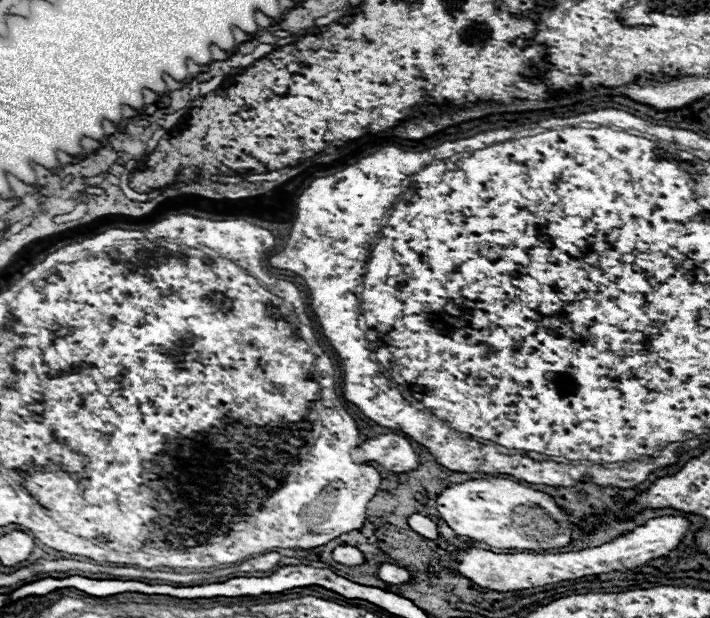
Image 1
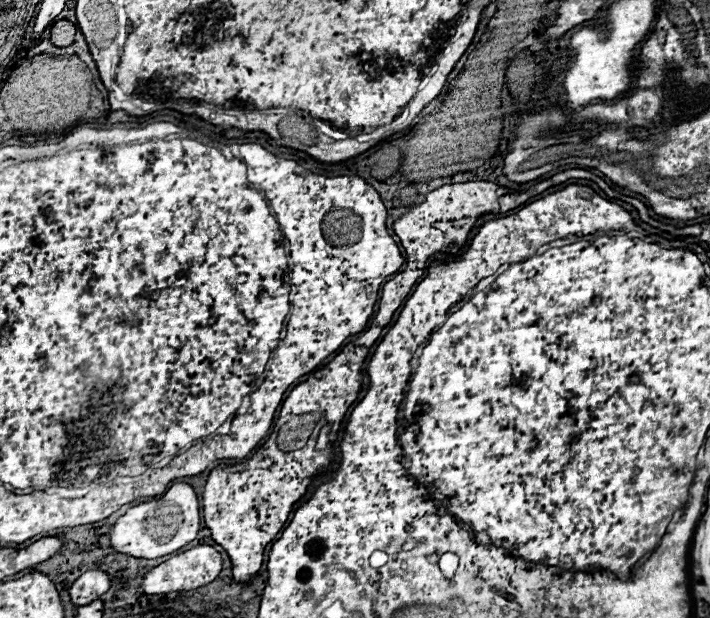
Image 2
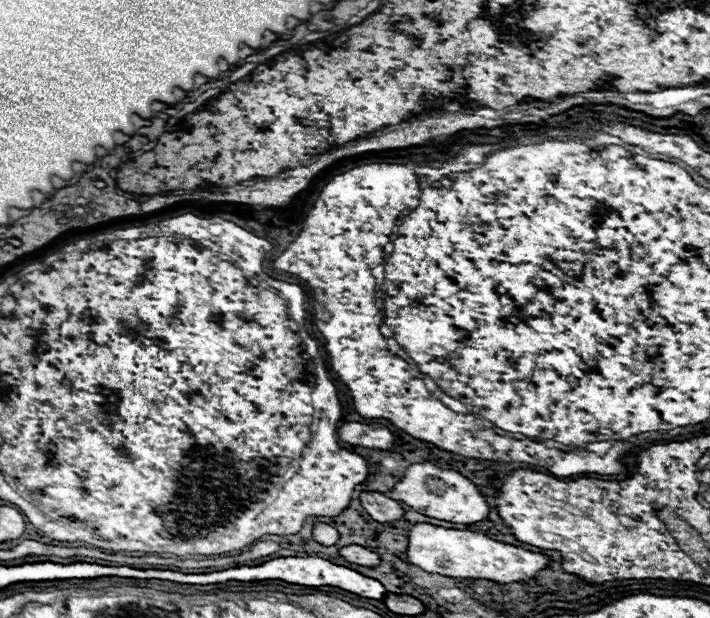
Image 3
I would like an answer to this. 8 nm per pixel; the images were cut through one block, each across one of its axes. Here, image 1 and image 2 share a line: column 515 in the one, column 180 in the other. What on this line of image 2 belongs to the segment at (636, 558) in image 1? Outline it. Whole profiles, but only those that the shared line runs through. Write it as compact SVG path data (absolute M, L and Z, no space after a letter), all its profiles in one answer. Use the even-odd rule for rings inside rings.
M194 546L144 576L144 594L166 594L178 590L196 590L214 582L222 570L222 554L212 546Z

